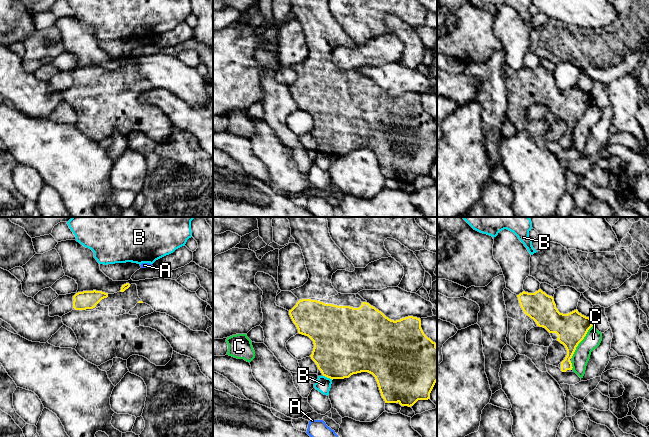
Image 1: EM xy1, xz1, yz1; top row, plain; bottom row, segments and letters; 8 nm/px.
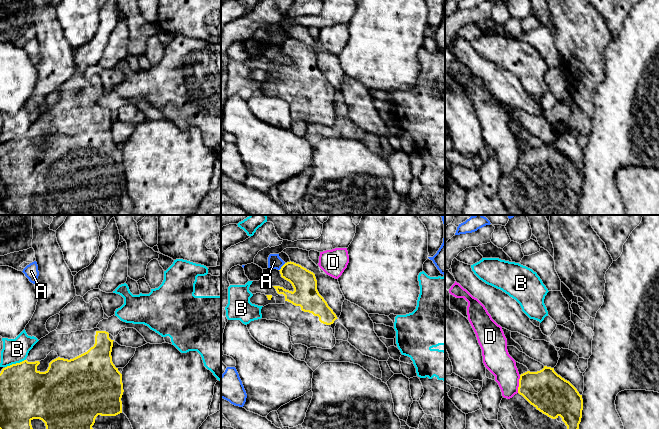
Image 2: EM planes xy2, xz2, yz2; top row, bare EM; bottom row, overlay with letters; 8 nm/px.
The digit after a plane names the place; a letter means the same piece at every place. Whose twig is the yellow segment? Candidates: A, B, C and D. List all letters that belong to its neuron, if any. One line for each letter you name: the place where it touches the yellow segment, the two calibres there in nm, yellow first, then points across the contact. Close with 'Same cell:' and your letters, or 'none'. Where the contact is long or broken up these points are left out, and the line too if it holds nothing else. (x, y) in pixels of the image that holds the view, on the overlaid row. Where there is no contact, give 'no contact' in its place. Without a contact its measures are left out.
Same cell: none

